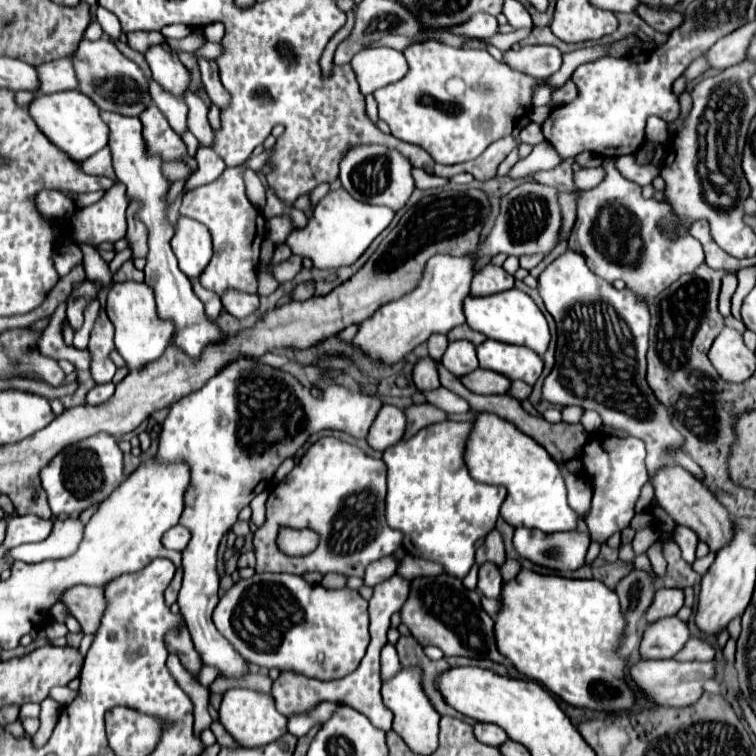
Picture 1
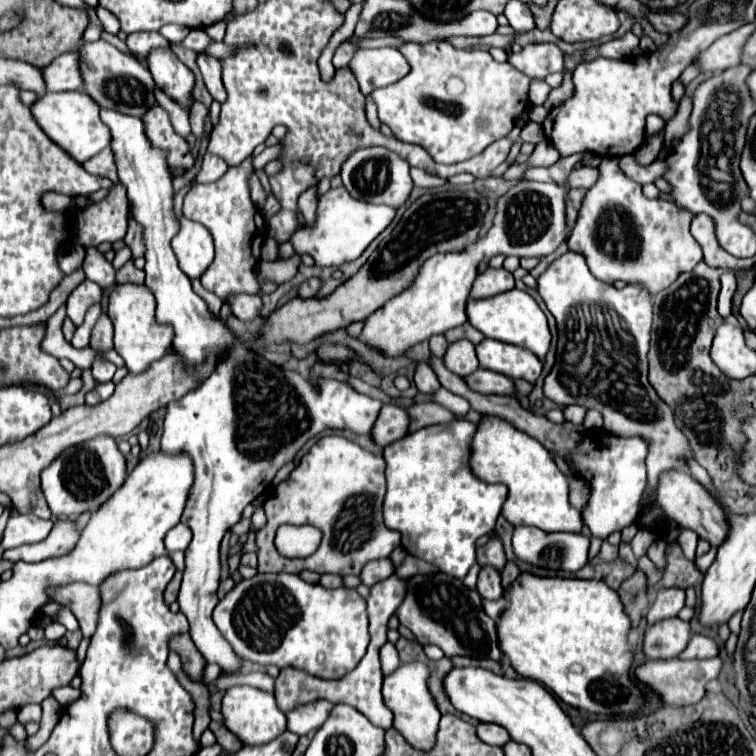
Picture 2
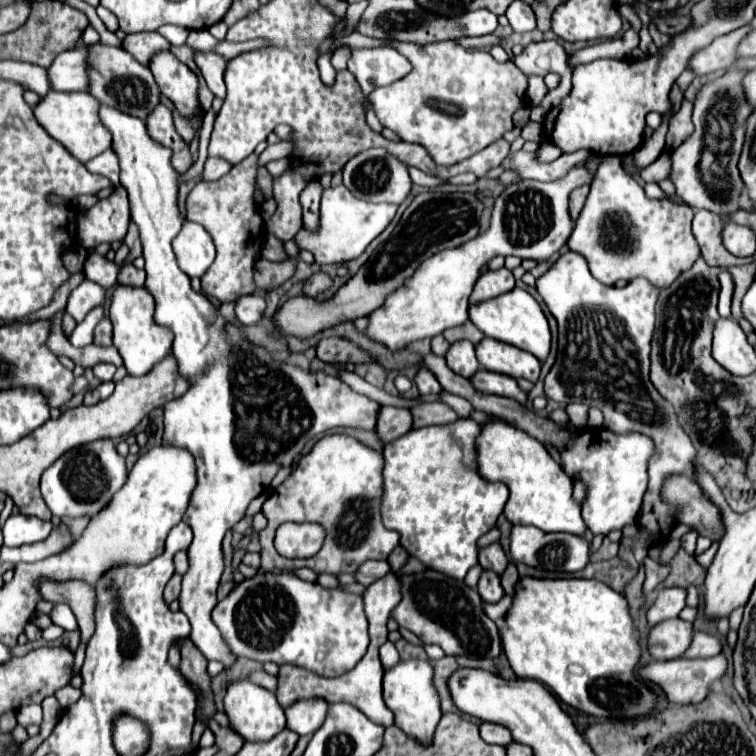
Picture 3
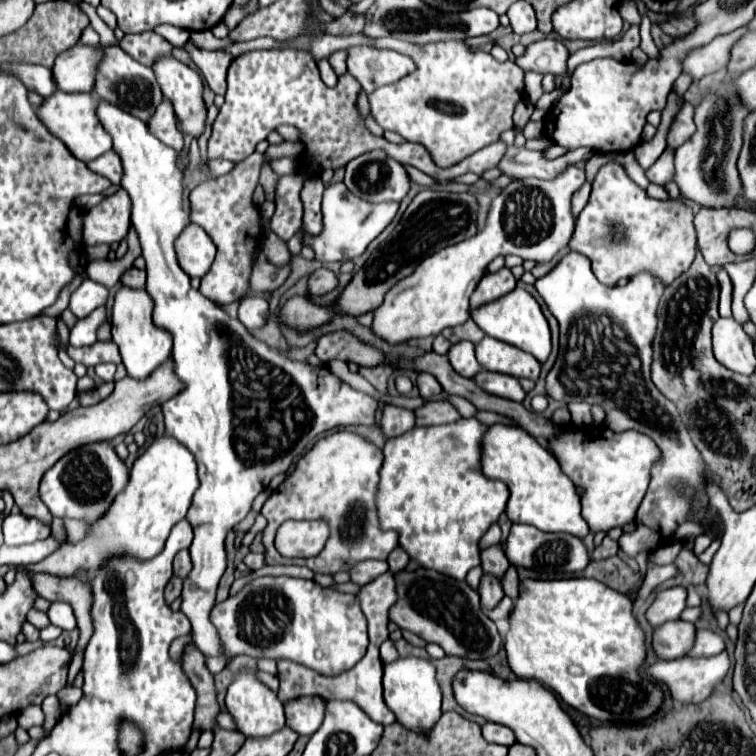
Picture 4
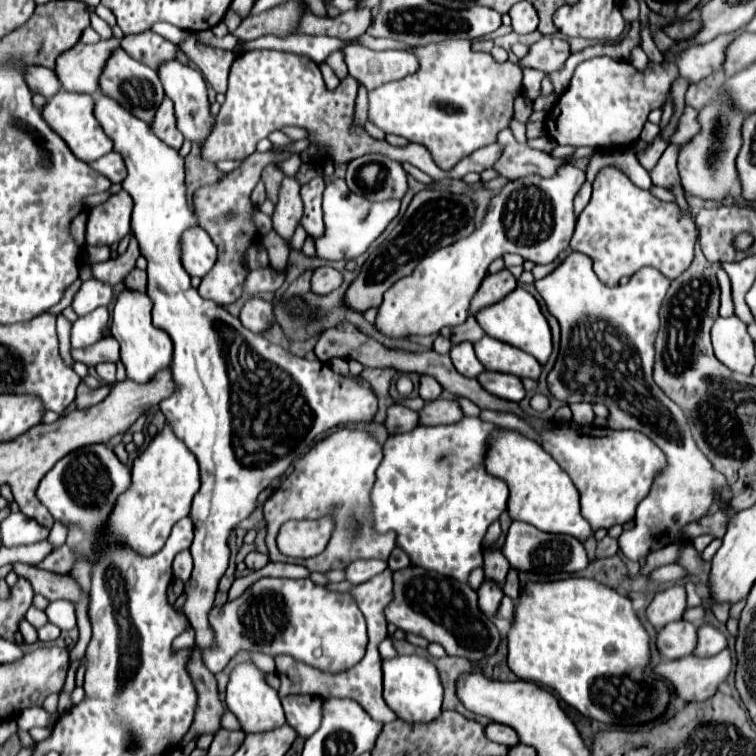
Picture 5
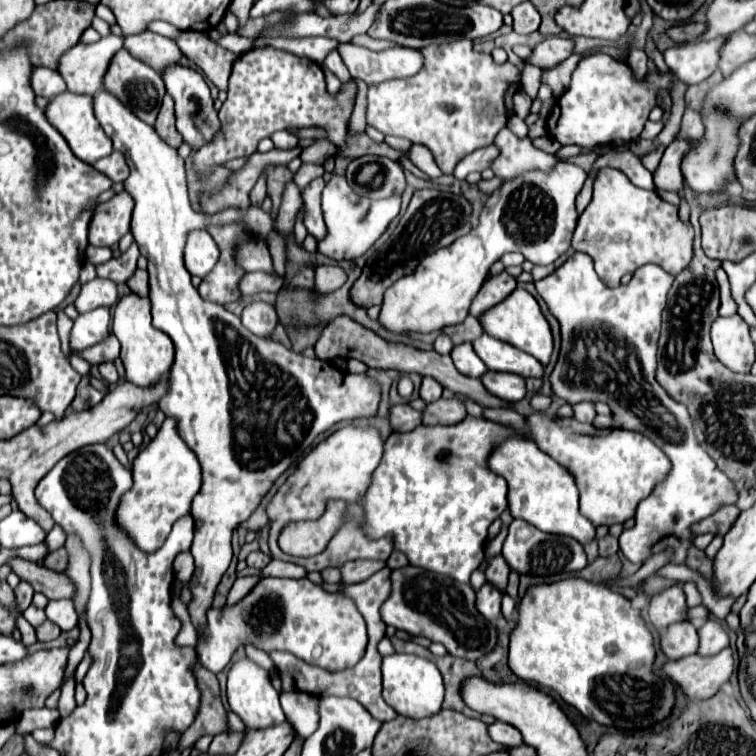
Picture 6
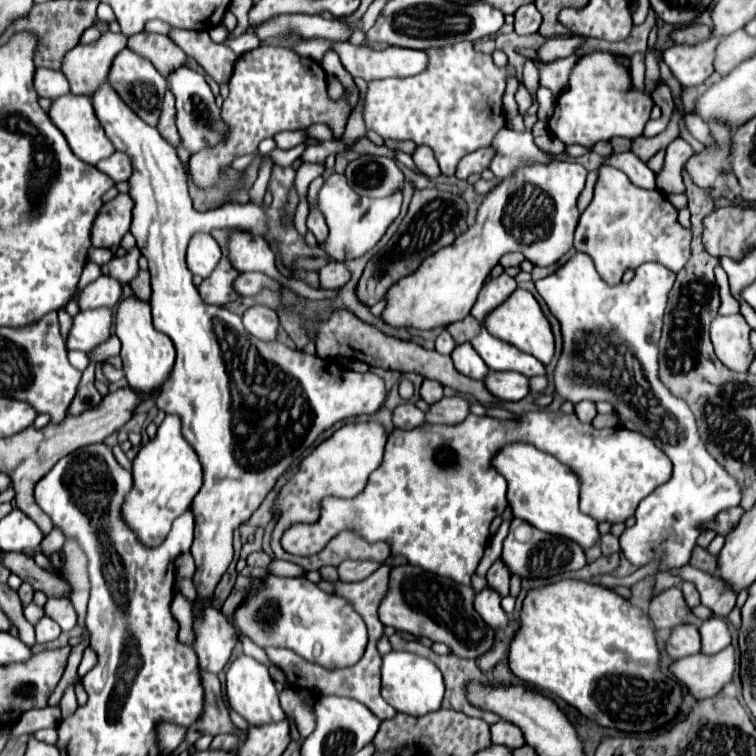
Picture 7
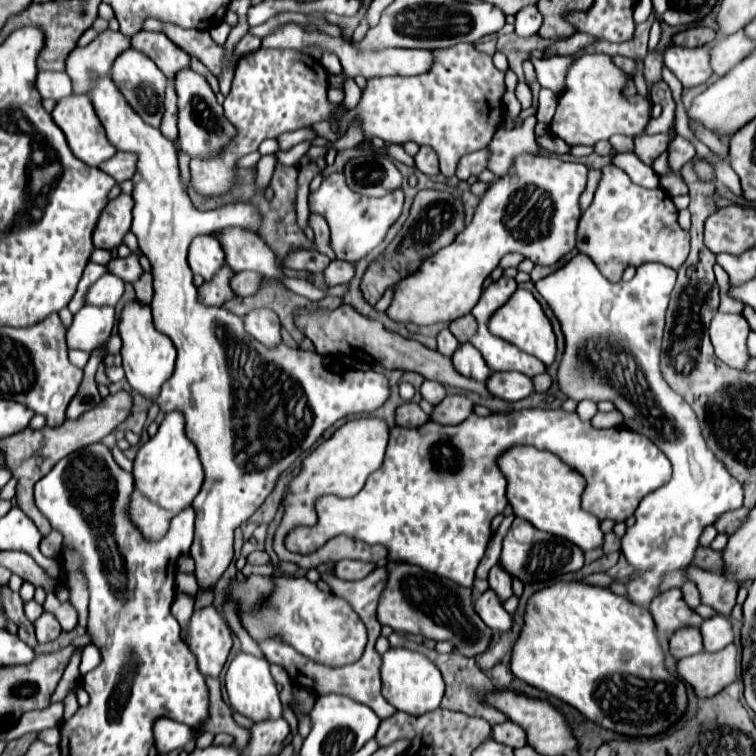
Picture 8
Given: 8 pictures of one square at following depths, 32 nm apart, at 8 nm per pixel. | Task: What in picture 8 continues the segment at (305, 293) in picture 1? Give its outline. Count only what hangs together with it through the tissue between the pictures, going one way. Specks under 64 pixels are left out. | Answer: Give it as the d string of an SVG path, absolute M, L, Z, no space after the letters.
M332 260L330 266L324 270L324 276L326 276L326 282L330 286L336 286L336 284L346 284L354 278L356 274L356 266L354 262L346 262L346 260Z

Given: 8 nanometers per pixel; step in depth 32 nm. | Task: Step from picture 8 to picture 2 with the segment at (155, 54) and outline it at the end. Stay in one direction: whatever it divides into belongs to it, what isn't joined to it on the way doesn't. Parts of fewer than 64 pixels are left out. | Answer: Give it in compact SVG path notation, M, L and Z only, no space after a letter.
M136 32L136 34L128 34L126 46L140 62L146 62L152 50L168 48L170 42L160 32Z

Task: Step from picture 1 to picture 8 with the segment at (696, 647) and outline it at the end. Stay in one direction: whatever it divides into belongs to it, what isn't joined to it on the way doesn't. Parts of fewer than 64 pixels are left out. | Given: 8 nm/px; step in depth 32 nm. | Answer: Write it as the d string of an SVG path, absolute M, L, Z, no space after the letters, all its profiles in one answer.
M716 614L708 620L704 620L700 626L700 632L704 638L706 652L716 652L734 640L732 620L728 616L722 616L722 614Z

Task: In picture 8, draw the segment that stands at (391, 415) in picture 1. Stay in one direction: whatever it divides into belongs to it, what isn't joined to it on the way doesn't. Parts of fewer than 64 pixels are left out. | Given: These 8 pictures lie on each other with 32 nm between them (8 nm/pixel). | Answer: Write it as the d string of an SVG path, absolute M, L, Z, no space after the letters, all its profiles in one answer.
M406 402L396 410L396 424L416 428L420 424L426 424L428 414L416 404L416 402Z

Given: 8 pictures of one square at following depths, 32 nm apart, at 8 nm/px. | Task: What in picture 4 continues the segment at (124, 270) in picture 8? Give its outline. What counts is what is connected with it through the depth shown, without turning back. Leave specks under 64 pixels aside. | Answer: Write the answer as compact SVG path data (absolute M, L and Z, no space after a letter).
M134 228L128 232L128 252L120 259L113 260L92 260L88 262L86 270L90 274L92 280L108 286L108 288L114 288L122 274L124 274L124 268L126 272L130 270L130 266L134 266L134 260L140 256L140 244L138 244L138 236L134 232Z

